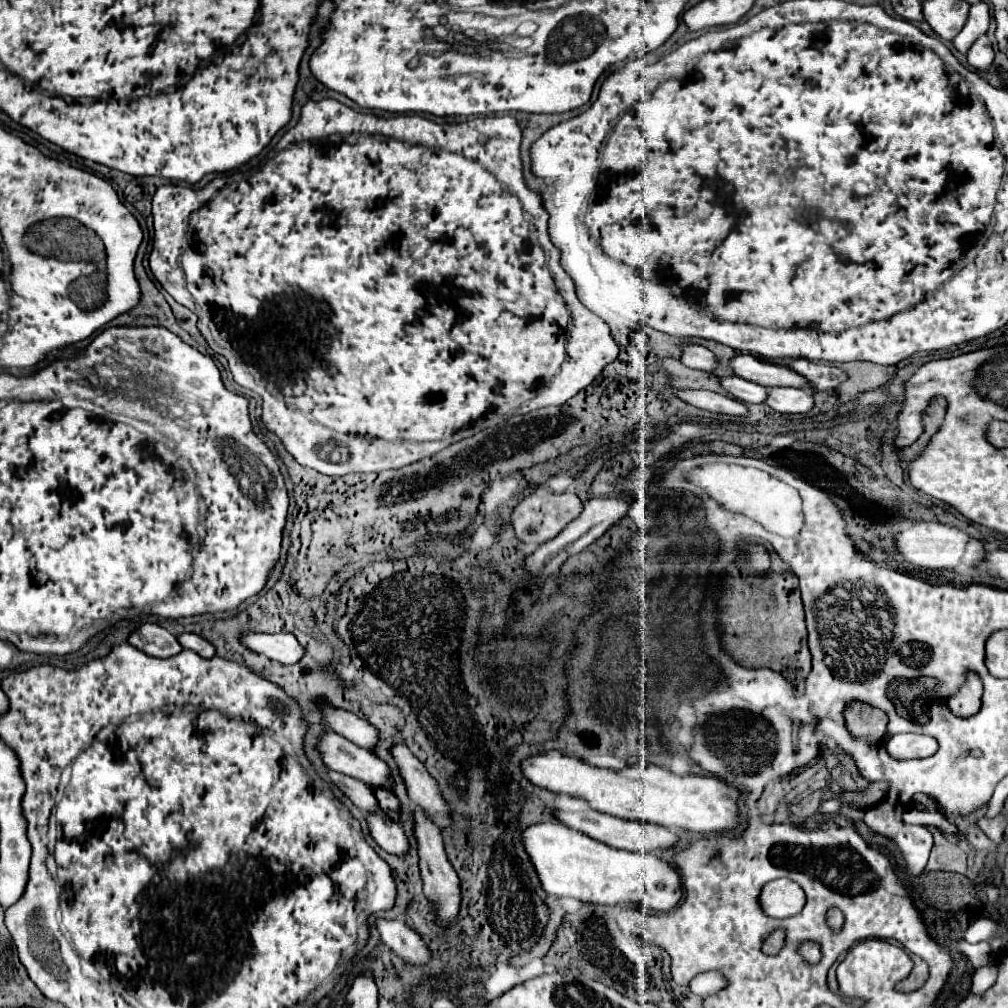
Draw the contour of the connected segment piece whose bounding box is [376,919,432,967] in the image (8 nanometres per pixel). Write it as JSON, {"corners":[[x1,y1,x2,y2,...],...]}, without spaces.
{"corners":[[378,919,376,925,382,935,384,945,388,945,404,963,414,965,414,967,422,967,430,961,432,951,428,949,426,941,420,937,420,933,410,929,404,921]]}

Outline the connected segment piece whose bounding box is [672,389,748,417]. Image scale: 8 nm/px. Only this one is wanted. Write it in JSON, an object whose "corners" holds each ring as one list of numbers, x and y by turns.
{"corners":[[672,389,682,401,698,407,698,409,706,409,712,413,724,413,724,415,732,415,732,417,746,417,748,409,742,401,736,401,732,397,720,395,720,393,712,393,712,391,690,391,690,389]]}

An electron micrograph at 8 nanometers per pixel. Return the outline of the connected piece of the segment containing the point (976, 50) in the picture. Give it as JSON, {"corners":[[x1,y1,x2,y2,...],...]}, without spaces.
{"corners":[[980,37,972,49,968,51,968,63,974,67,974,69,988,69,994,61,994,51,992,51,992,43,988,37]]}

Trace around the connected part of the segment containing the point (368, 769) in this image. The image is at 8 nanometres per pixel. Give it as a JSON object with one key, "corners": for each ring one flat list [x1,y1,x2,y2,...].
{"corners":[[330,731,322,735,318,749,322,753,324,763,330,769,338,773,346,773,354,779,360,779,370,787,392,789,394,779,392,779,390,767,374,753,368,753,366,749,352,745,352,741,340,737,338,733]]}

